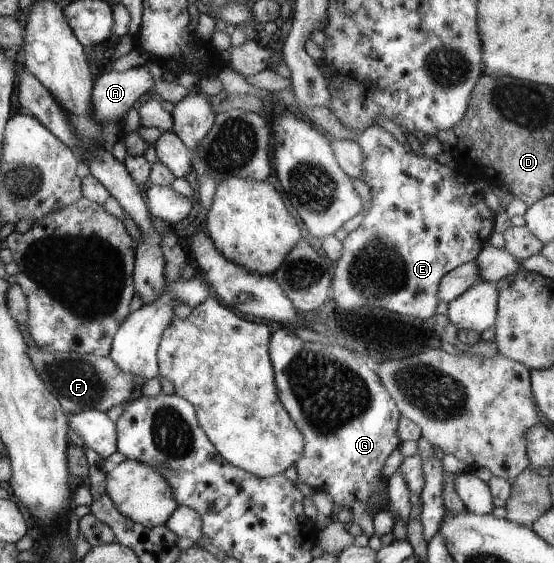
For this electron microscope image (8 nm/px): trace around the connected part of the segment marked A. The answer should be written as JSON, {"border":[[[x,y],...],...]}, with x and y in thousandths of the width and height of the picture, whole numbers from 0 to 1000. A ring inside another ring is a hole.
{"border":[[[269,114],[231,123],[224,130],[202,124],[184,131],[166,155],[173,215],[186,224],[200,215],[218,217],[249,176],[278,160],[278,147]]]}

